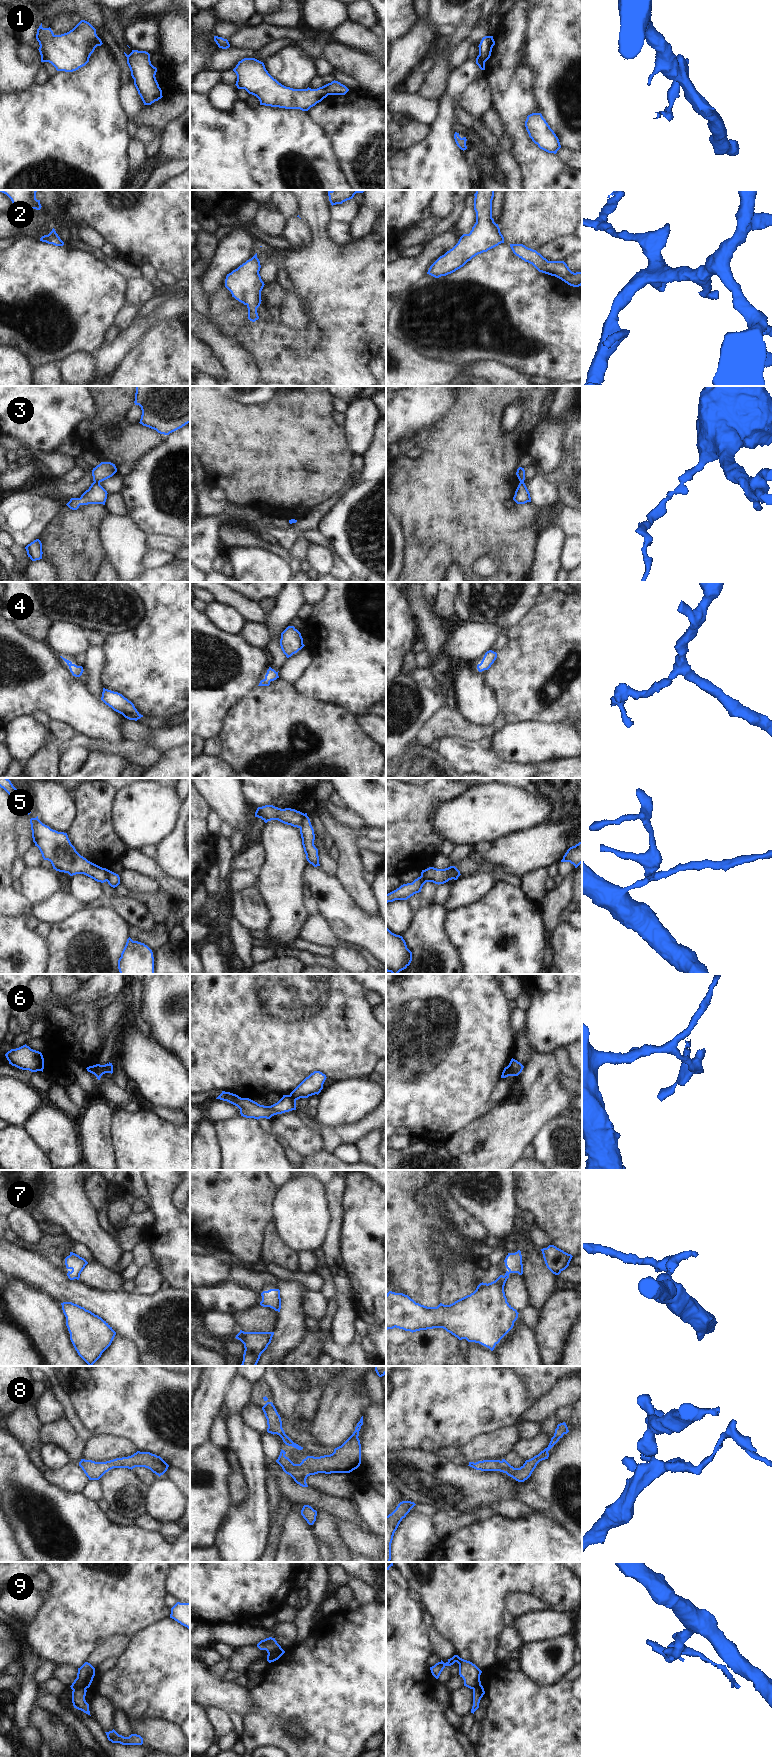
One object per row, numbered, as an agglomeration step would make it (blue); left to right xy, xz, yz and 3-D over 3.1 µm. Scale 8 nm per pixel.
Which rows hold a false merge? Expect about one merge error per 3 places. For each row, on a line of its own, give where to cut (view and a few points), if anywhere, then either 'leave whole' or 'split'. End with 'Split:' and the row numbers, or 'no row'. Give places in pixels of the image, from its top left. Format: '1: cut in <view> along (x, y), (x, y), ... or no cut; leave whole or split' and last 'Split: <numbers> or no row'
1: cut in xz along (323, 86), (329, 94); split
2: no cut; leave whole
3: cut in xy along (94, 481), (99, 483); split
4: no cut; leave whole
5: cut in xz along (304, 814), (299, 827); split
6: cut in yz along (507, 1066), (510, 1075); split
7: no cut; leave whole
8: no cut; leave whole
9: cut in xz along (268, 1652), (278, 1652), (281, 1655); split
Split: 1, 3, 5, 6, 9

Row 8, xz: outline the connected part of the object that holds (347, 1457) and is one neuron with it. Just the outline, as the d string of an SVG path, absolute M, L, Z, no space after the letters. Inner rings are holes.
M363 1416L355 1427L353 1434L339 1447L334 1449L330 1455L320 1457L307 1456L300 1464L294 1464L288 1457L285 1456L286 1452L281 1449L280 1455L276 1462L282 1467L283 1471L290 1475L294 1481L302 1487L308 1487L306 1479L310 1475L318 1473L350 1473L357 1469L361 1464L361 1444L358 1438L359 1431L363 1425Z

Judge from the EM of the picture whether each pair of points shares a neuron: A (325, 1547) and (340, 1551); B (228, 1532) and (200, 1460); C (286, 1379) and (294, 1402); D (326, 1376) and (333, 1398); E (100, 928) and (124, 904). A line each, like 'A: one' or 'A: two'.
A: two
B: two
C: one
D: two
E: two

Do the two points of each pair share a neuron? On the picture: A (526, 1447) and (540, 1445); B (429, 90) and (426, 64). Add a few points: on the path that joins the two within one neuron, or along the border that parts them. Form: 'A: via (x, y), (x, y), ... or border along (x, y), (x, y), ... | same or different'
A: via (529, 1447), (537, 1445) | same
B: border along (435, 58), (434, 65), (426, 73) | different

